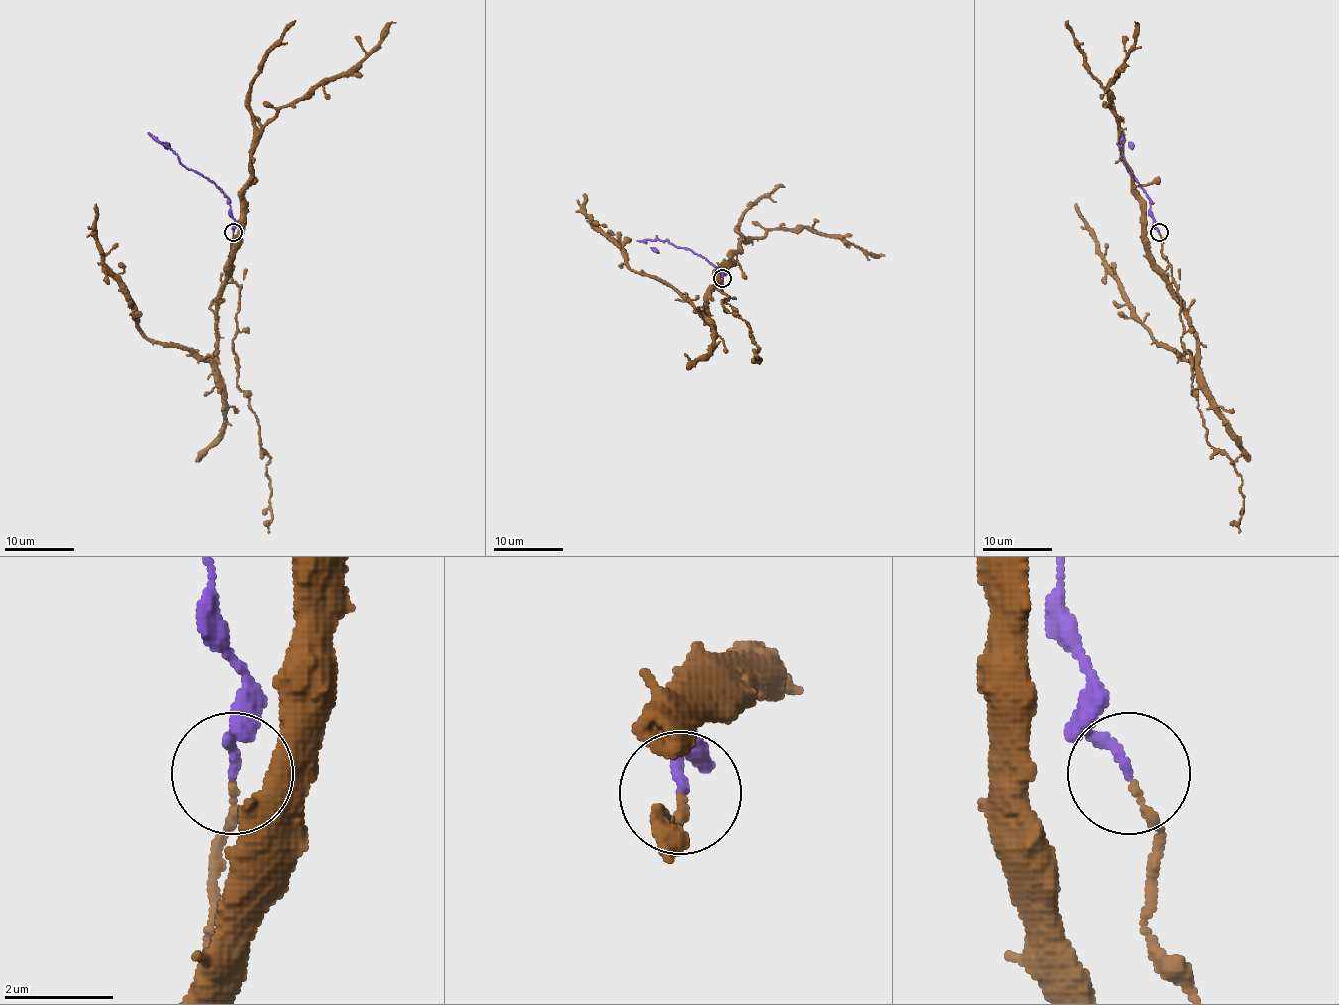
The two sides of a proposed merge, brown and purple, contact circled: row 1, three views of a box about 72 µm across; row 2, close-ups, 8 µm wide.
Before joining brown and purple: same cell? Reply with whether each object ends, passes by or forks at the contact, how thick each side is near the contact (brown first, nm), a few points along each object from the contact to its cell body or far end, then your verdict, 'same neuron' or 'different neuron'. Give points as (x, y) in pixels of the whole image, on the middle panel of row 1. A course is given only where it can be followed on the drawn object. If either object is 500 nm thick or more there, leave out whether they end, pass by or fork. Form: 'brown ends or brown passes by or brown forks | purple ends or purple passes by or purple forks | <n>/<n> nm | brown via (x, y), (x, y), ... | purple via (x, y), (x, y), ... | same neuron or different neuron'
brown ends | purple ends | 150/190 nm | brown via (722, 277), (707, 314), (698, 312), (670, 286), (627, 263), (585, 215), (583, 194) | purple via (722, 277), (719, 269), (687, 248), (677, 248), (667, 239), (637, 241) | same neuron

